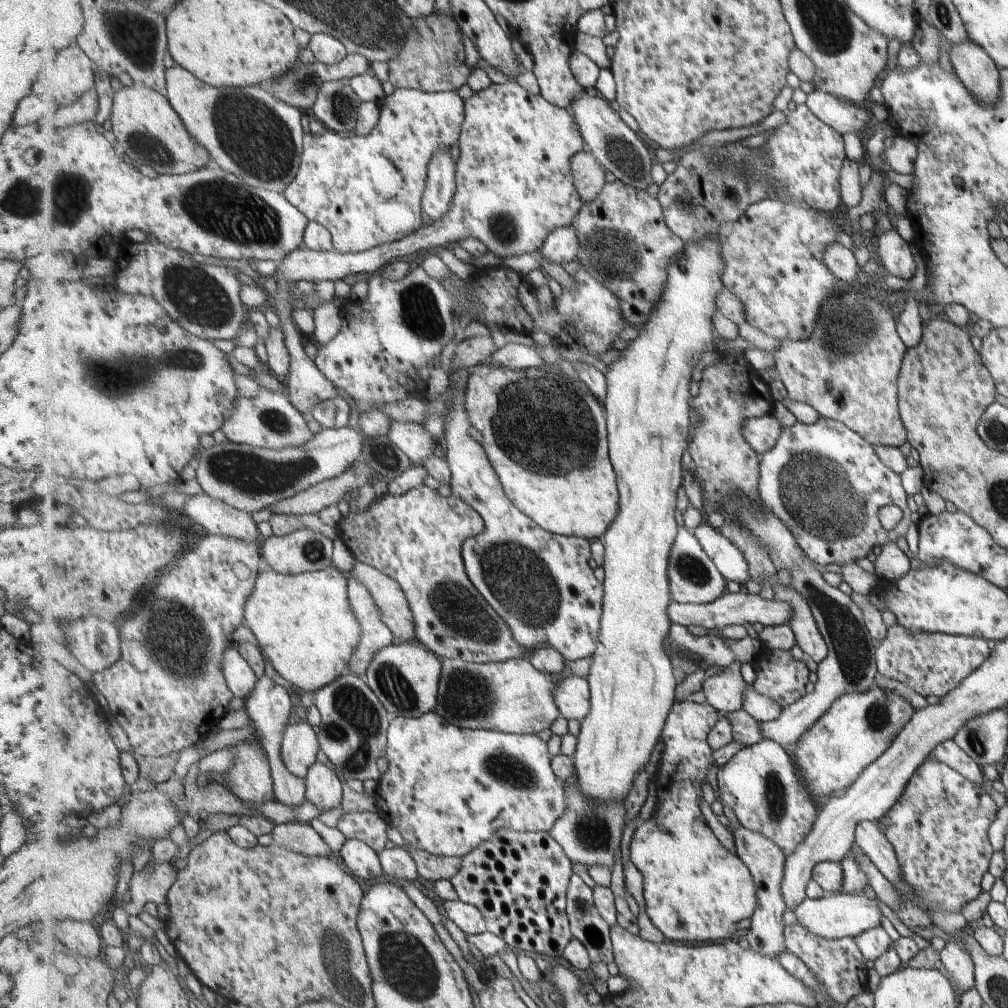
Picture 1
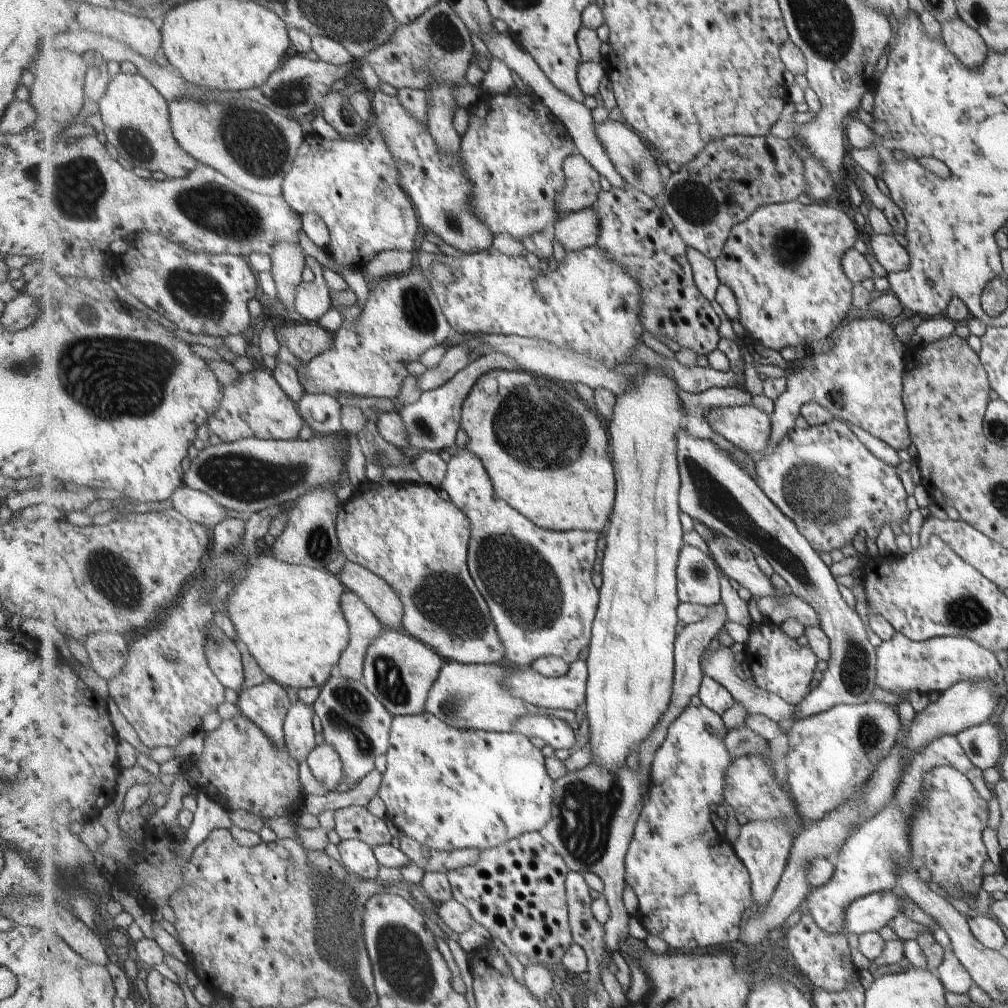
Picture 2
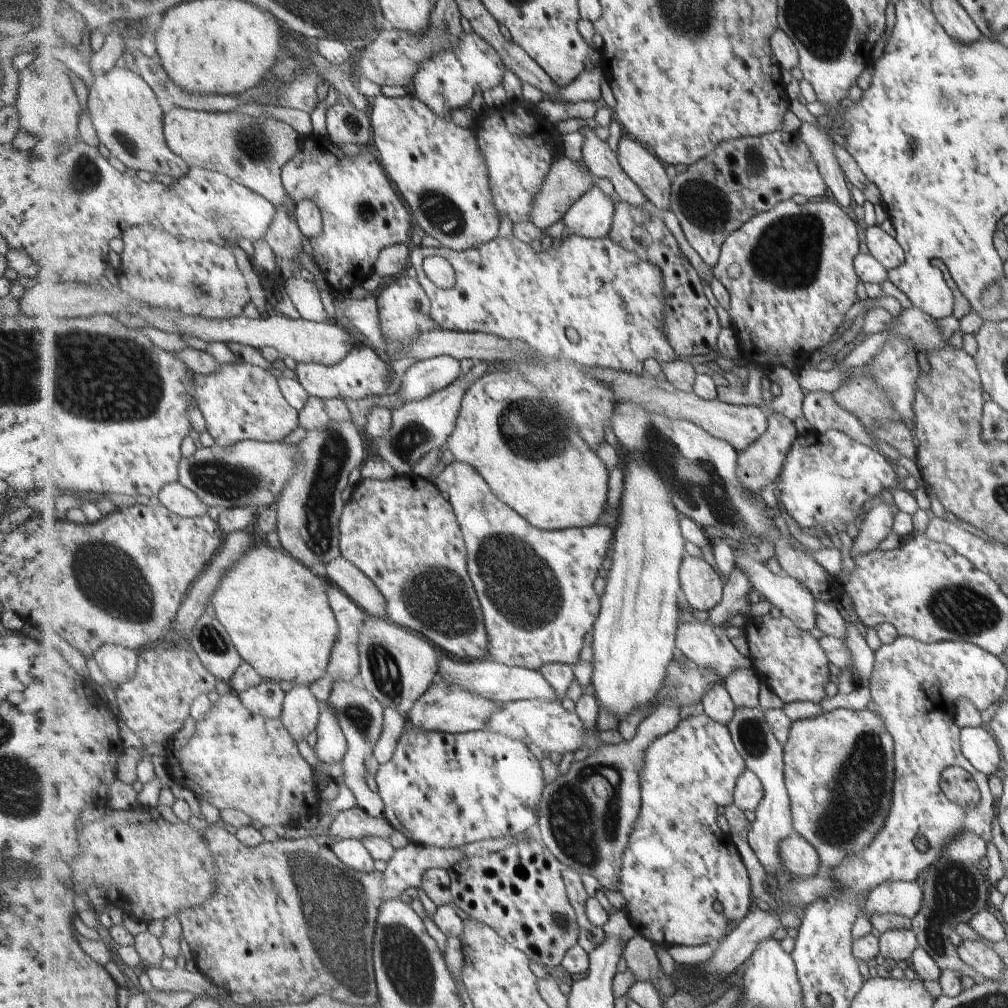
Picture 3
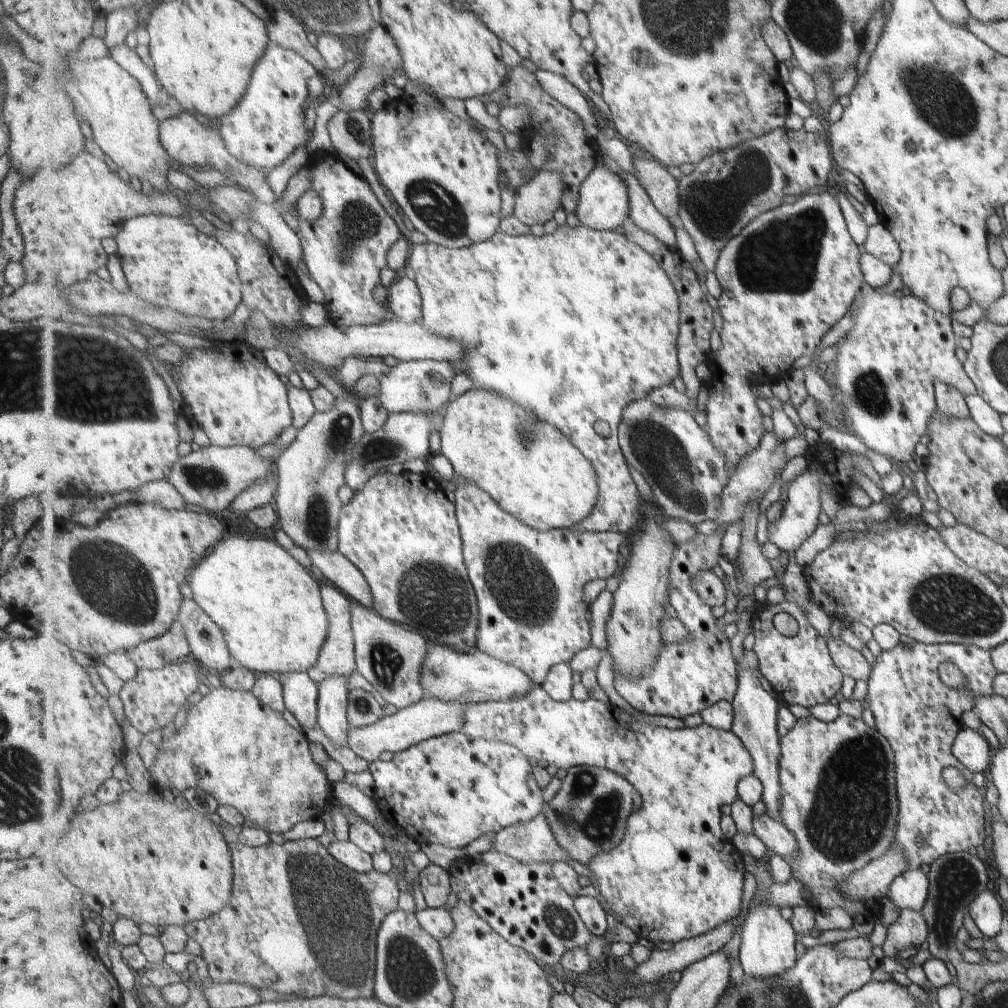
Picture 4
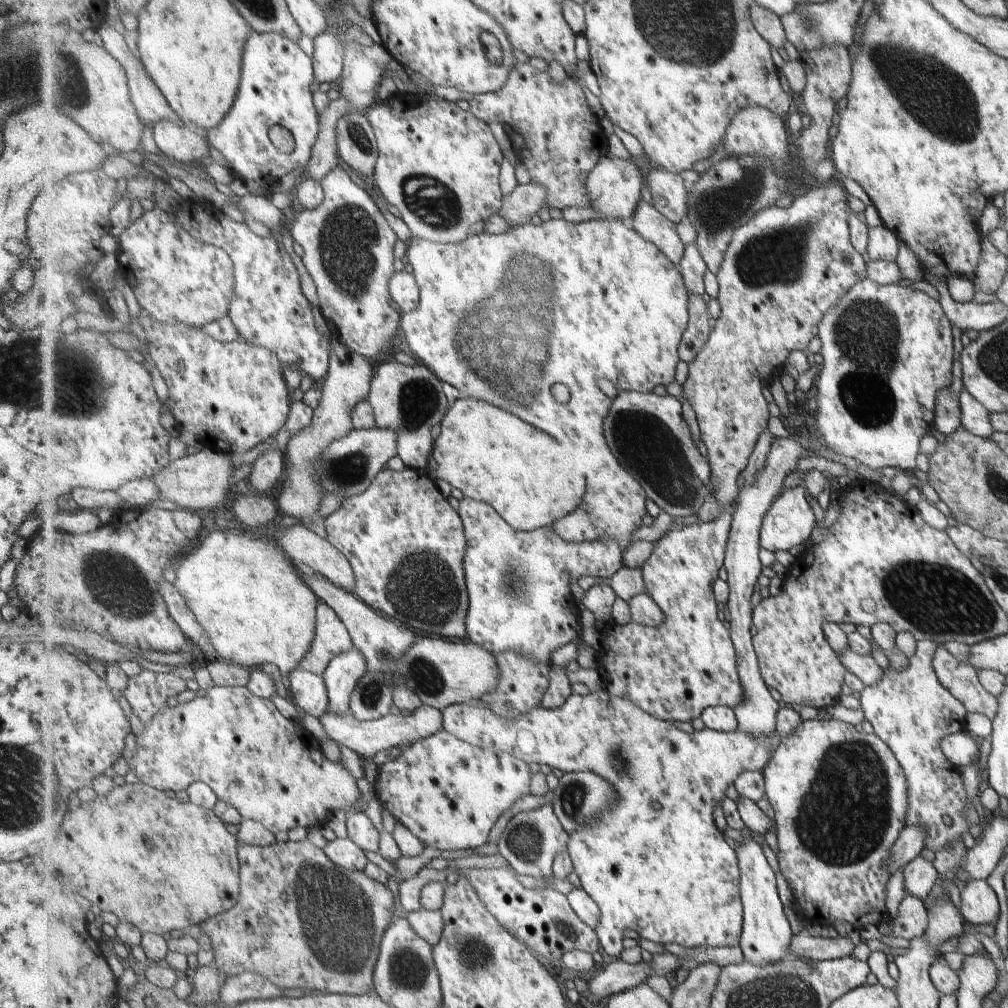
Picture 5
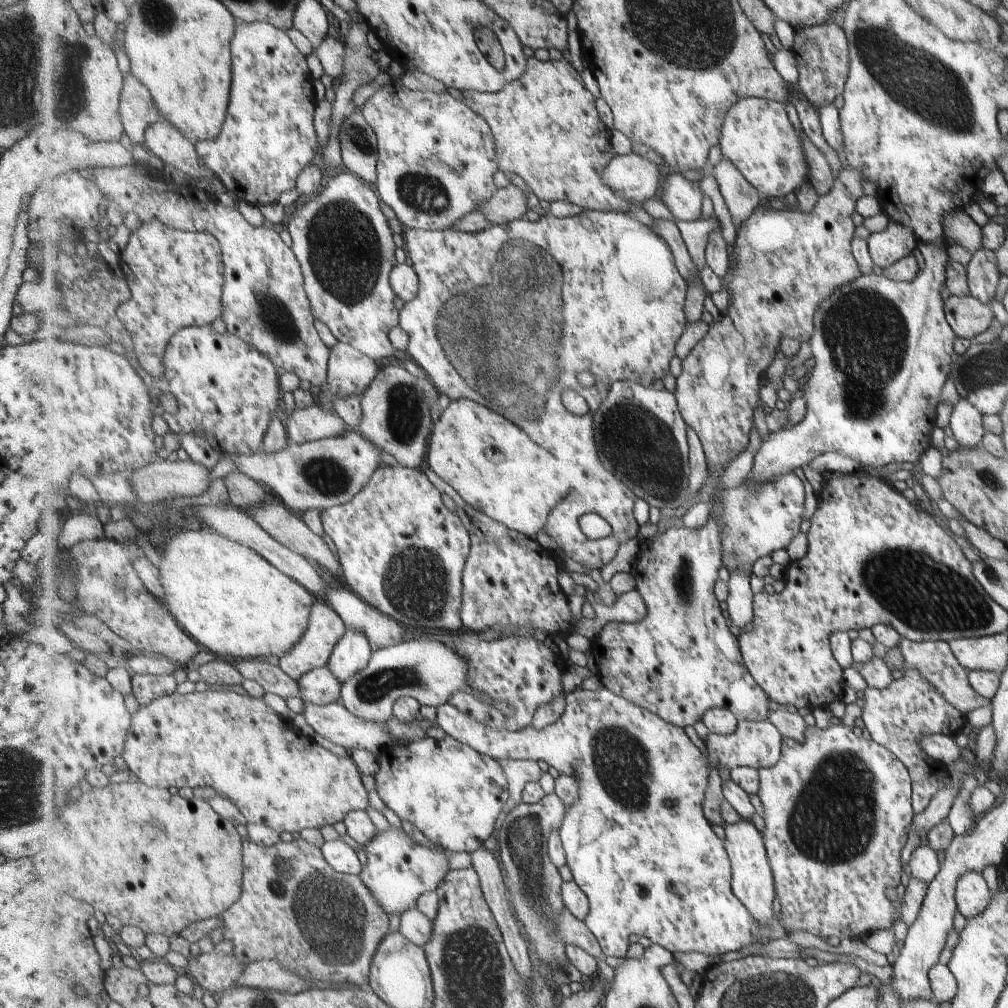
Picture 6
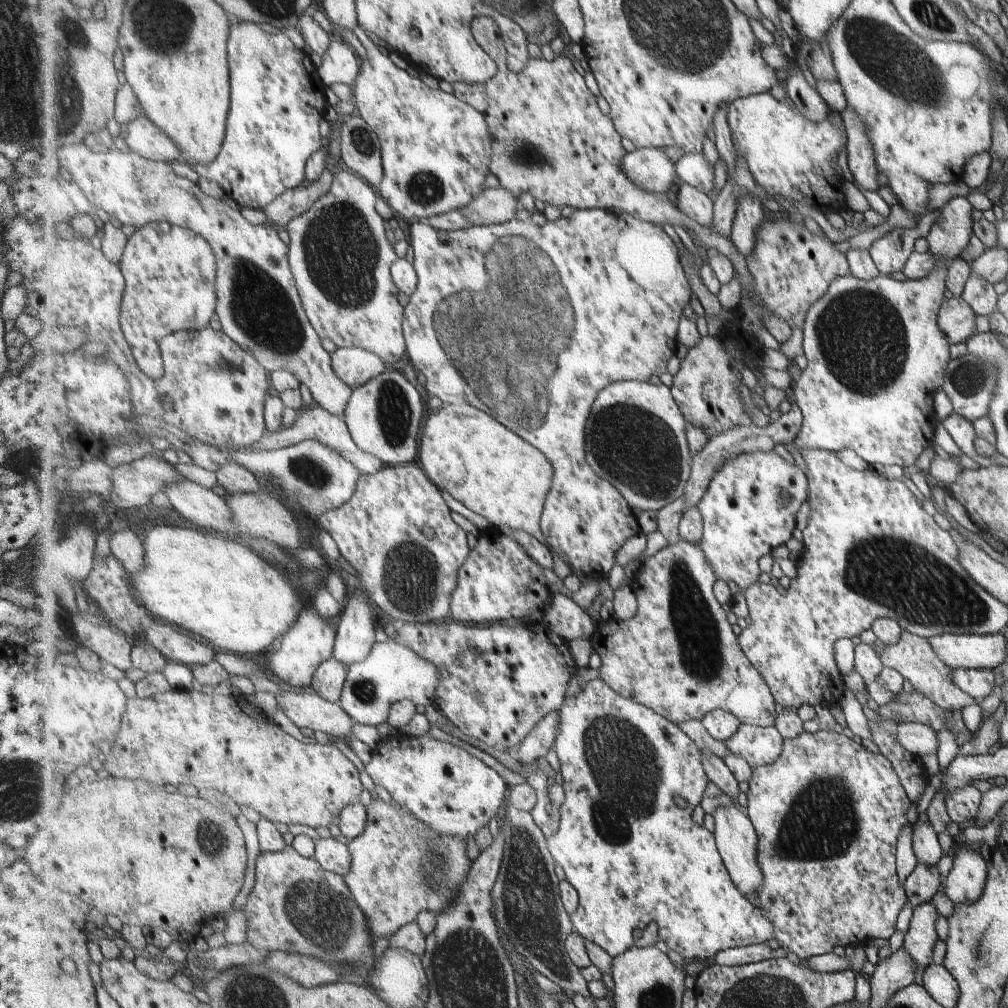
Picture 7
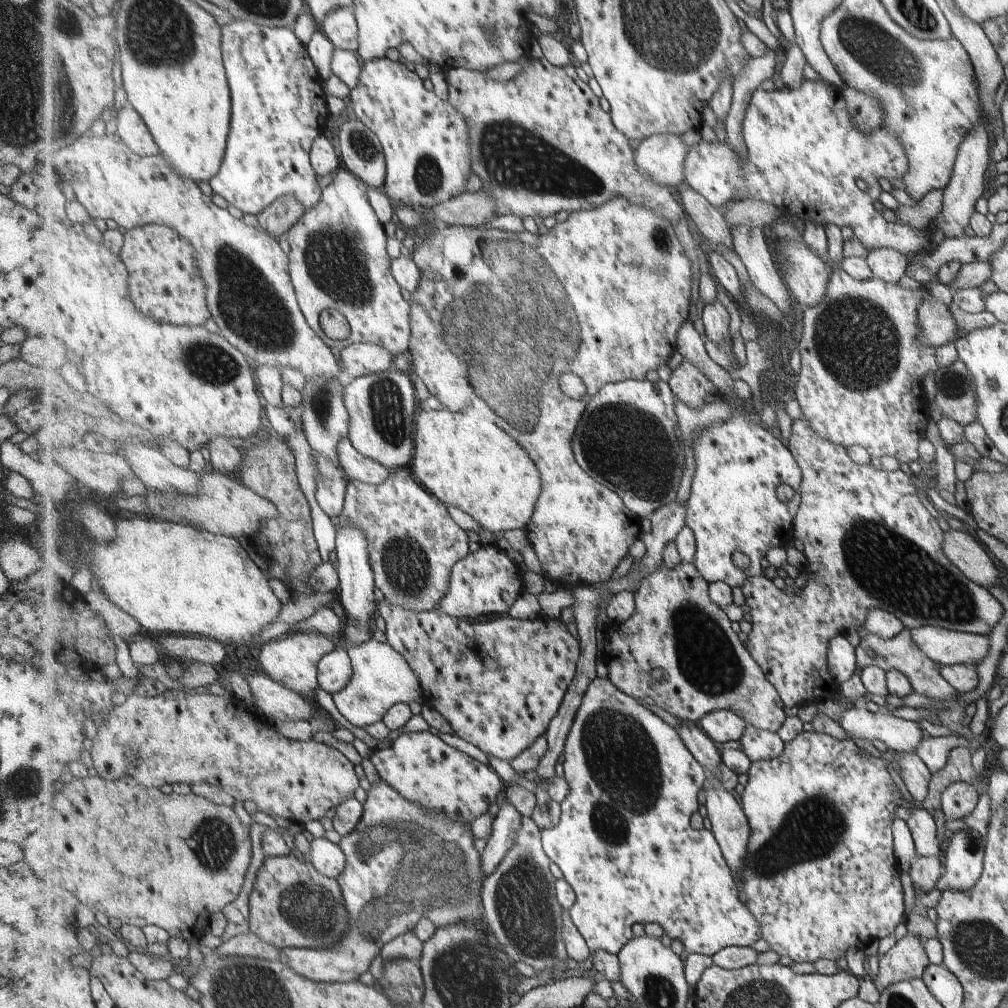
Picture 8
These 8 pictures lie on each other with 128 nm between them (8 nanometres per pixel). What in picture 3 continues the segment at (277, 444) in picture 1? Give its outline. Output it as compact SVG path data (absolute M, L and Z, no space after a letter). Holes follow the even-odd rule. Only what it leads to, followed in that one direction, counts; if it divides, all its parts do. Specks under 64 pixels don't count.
M239 360L232 364L220 365L208 376L198 374L194 378L196 402L205 420L207 432L213 437L216 445L230 448L245 440L280 442L298 427L300 413L289 404L283 395L280 380L271 373L273 372L269 369L263 370Z

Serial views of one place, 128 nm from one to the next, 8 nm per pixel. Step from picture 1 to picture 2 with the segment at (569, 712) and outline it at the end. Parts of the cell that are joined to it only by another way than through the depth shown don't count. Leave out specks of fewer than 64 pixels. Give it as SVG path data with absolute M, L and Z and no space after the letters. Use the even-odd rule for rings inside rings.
M579 660L571 665L571 671L562 678L546 678L532 667L517 668L506 678L506 690L512 690L513 696L534 706L578 712L580 710L579 706L586 702L589 676L590 670L588 662L585 662L585 660Z

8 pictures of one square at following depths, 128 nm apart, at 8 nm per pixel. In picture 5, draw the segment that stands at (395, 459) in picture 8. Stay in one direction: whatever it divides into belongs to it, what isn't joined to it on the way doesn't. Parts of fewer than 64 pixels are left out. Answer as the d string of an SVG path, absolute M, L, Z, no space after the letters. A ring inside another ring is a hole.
M415 359L408 365L397 361L381 364L374 372L367 398L375 410L377 427L395 428L399 432L399 456L406 467L426 471L432 457L434 440L431 428L442 422L450 404L443 392L443 380L422 361Z

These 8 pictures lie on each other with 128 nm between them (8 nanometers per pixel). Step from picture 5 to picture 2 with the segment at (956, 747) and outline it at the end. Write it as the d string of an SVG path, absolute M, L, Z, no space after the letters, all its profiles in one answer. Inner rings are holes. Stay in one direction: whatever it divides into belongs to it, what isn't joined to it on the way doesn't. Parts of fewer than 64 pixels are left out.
M989 721L964 729L954 736L976 768L985 771L997 764L1001 756L1001 738Z

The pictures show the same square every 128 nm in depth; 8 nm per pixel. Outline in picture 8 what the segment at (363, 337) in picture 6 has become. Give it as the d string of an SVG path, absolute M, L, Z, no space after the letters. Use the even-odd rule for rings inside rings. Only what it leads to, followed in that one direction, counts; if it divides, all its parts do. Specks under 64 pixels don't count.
M349 169L336 171L331 183L324 188L321 202L304 213L284 237L290 245L290 275L298 292L299 304L311 328L323 341L341 352L351 344L381 344L393 356L408 355L412 338L412 303L403 298L402 285L392 272L392 260L387 256L387 234L369 200L368 184ZM329 308L339 310L349 320L351 336L347 340L333 340L323 332L321 314Z

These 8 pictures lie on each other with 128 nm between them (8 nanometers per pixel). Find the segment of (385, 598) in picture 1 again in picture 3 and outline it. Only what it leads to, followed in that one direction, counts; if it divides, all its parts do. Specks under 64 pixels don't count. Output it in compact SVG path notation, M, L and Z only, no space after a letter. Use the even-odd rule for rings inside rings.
M344 557L329 561L327 578L344 591L363 611L375 617L387 617L386 601L367 574Z

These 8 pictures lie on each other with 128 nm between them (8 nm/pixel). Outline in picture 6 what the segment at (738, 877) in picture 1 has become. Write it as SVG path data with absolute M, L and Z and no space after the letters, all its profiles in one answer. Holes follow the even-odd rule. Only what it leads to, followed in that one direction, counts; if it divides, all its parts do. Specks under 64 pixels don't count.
M602 687L601 690L583 690L577 688L565 696L566 708L561 719L555 724L550 725L543 731L536 730L532 724L523 731L505 731L487 727L472 717L463 715L455 706L450 703L436 708L438 718L436 723L445 735L451 736L453 740L470 745L474 750L481 752L483 755L499 759L520 759L521 761L537 761L544 766L550 765L558 771L559 774L570 775L578 783L578 800L566 810L562 826L560 827L560 840L565 850L567 866L569 867L574 882L585 892L590 903L590 912L583 920L584 924L593 932L593 935L602 945L602 950L607 957L627 958L629 950L629 938L633 934L638 937L644 936L651 943L659 944L671 953L700 953L706 956L725 956L731 958L743 951L745 948L758 944L765 936L769 939L785 939L788 936L788 930L783 928L783 924L778 919L773 919L766 924L766 930L758 923L758 920L750 909L734 894L732 889L732 863L726 852L724 840L719 840L707 820L707 812L703 812L703 802L707 800L707 767L712 765L717 769L719 765L727 768L729 771L737 767L748 767L761 769L764 767L773 767L779 763L782 756L782 747L784 737L782 733L769 721L752 722L749 720L741 721L737 730L727 736L712 734L709 732L706 741L703 742L706 748L706 757L699 750L699 744L693 744L691 738L683 727L670 724L669 721L663 720L657 714L650 712L634 704L628 699L615 695L610 689Z

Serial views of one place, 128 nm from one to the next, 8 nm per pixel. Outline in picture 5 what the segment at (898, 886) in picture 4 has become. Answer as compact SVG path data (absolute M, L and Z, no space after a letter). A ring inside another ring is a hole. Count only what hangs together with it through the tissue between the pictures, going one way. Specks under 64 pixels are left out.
M920 855L903 867L902 876L904 896L915 896L919 900L930 894L935 881L938 880L933 863L923 860Z

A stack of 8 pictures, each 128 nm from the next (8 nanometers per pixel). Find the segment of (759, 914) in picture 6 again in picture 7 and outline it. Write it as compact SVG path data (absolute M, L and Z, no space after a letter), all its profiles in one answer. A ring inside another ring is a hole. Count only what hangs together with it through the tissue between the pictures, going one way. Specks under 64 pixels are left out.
M723 800L723 803L713 814L716 824L714 831L718 842L719 853L722 854L731 879L743 895L757 895L764 884L764 875L758 862L758 830L751 818L737 803Z

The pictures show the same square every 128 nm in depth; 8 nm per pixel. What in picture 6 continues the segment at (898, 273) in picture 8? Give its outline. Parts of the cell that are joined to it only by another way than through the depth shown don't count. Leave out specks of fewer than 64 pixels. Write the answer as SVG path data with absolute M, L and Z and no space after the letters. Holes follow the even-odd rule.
M955 210L943 218L943 234L953 244L959 244L969 254L982 246L981 226L976 224L963 210ZM891 221L884 232L870 234L868 242L873 262L881 269L897 263L917 246L911 230Z

